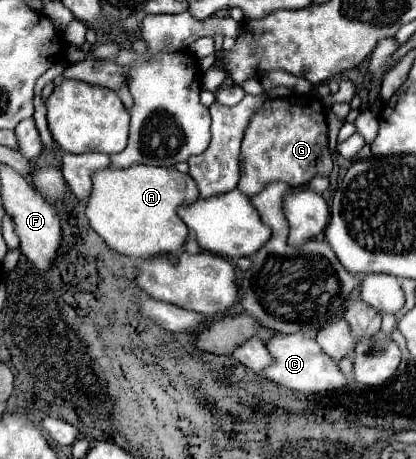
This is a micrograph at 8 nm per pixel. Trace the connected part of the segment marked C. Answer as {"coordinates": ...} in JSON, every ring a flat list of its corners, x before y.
{"coordinates":[[274,334,268,342,266,348,272,356,272,364,260,372,260,376,302,392,302,394,318,394,318,392,328,392,328,390,338,390,346,386,346,378,342,376,340,368,326,356,322,354,322,348,314,338,306,338,302,334]]}

